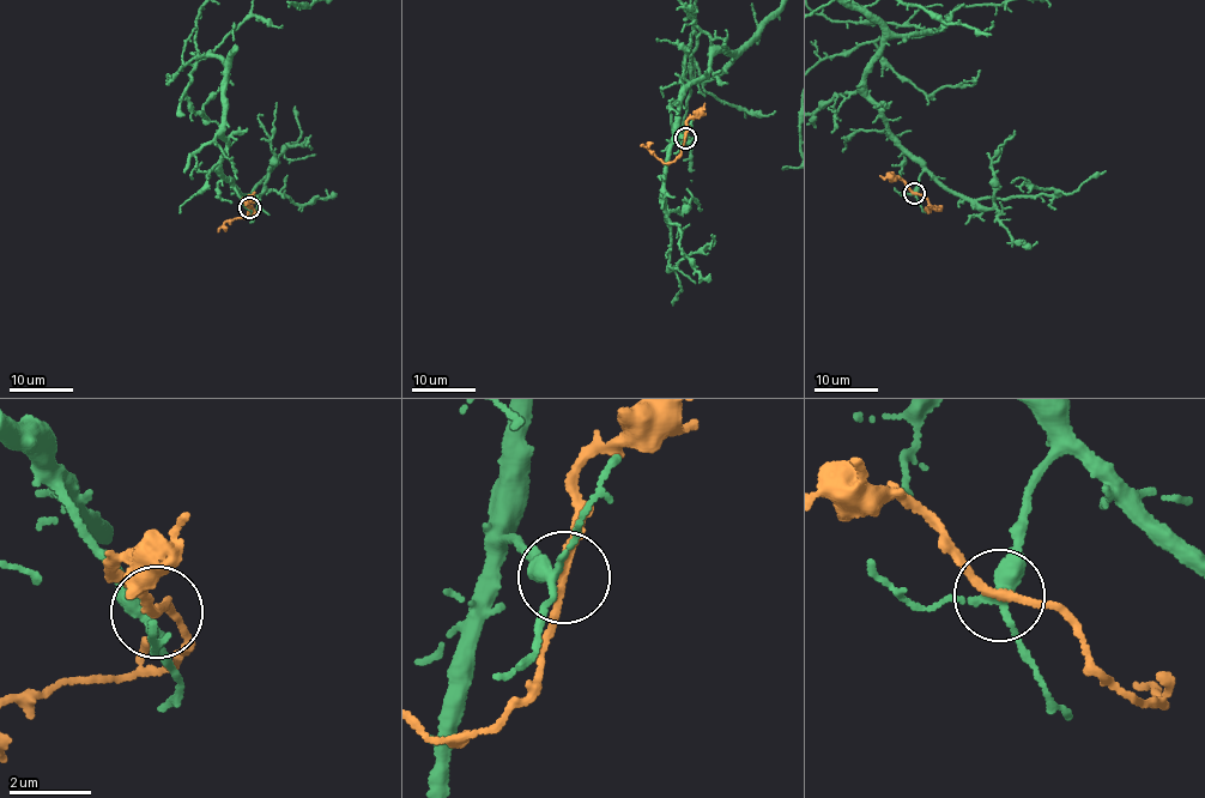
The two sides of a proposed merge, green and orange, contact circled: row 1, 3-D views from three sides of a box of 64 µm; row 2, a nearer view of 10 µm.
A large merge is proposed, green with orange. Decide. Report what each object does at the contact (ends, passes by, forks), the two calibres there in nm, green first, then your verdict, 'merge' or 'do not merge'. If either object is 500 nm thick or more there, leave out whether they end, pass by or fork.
green forks there; orange passes by; 260 nm thick on the green side, 200 nm on the other; do not merge

